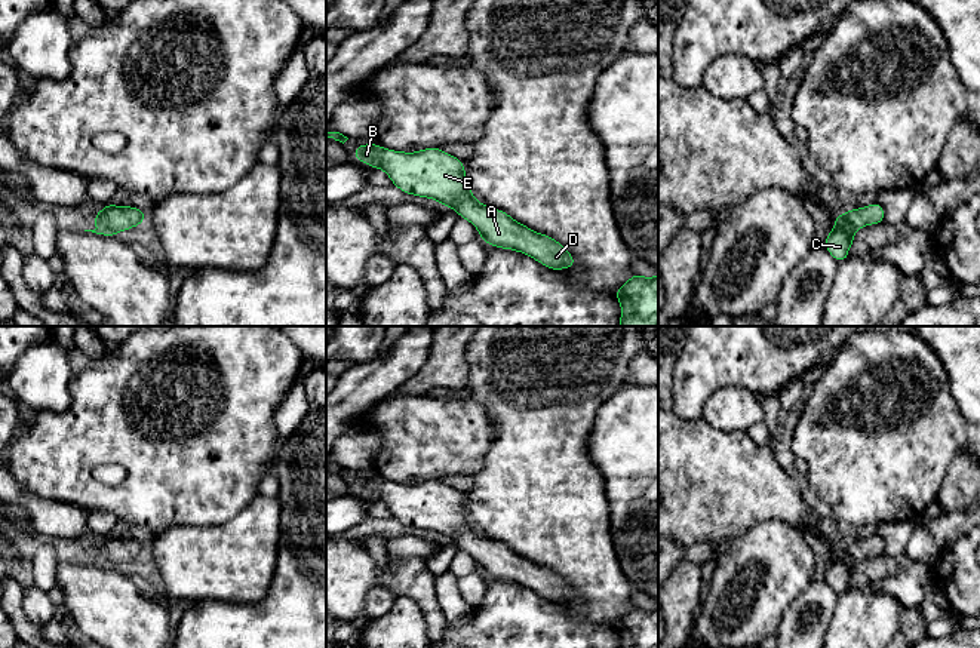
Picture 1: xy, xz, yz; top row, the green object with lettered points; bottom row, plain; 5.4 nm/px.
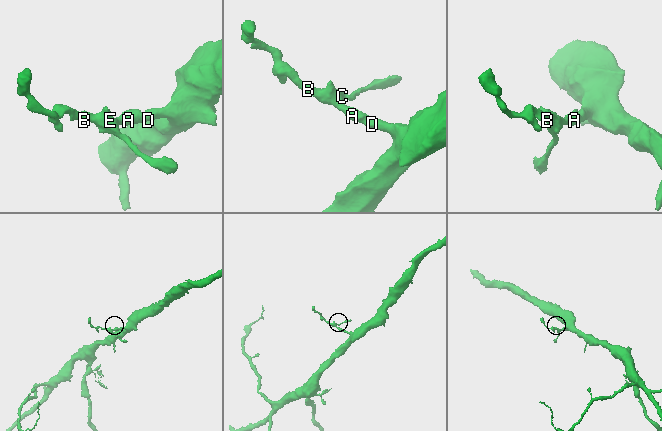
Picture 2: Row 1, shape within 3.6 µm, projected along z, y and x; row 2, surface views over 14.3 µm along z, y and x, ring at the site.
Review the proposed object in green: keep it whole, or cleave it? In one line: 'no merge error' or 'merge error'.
no merge error

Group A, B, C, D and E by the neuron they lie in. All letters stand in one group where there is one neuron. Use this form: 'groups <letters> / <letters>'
groups A B C D E

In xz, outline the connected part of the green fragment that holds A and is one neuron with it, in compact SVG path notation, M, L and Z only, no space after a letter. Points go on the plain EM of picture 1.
M374 475L357 477L353 488L371 500L383 501L400 523L455 541L460 550L476 559L485 575L526 586L550 602L565 602L577 596L553 569L535 565L504 543L477 534L470 523L463 492L439 479L405 485Z

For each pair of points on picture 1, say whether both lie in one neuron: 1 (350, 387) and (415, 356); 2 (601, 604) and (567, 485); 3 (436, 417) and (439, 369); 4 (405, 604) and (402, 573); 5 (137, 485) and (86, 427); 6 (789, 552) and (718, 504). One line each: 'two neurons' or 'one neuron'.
1: one neuron
2: one neuron
3: two neurons
4: two neurons
5: one neuron
6: two neurons

